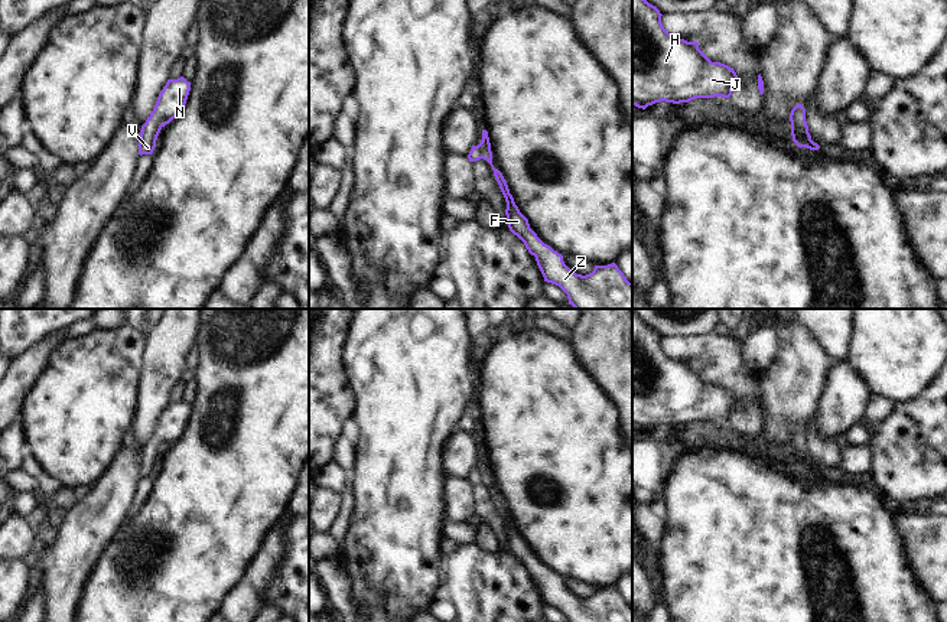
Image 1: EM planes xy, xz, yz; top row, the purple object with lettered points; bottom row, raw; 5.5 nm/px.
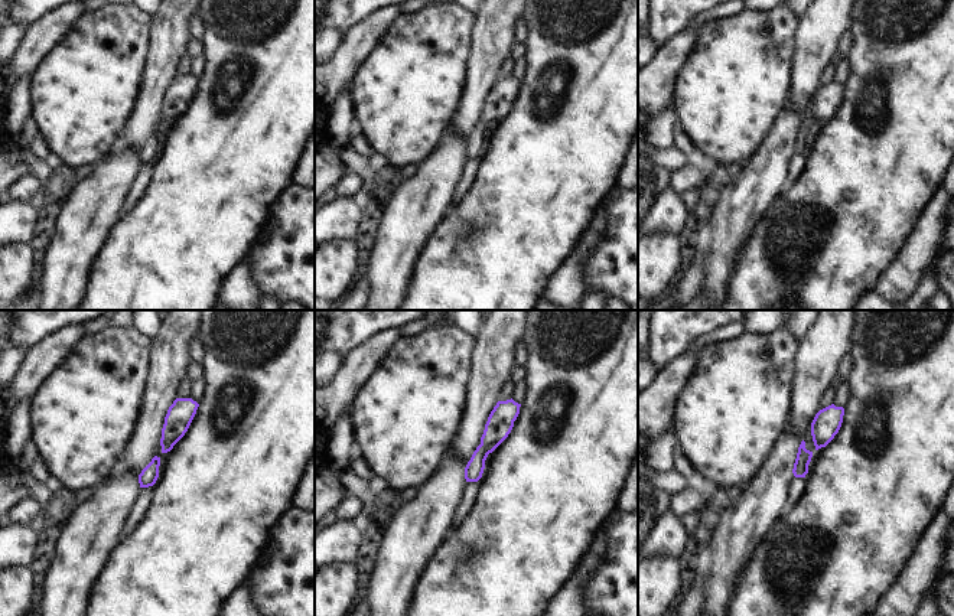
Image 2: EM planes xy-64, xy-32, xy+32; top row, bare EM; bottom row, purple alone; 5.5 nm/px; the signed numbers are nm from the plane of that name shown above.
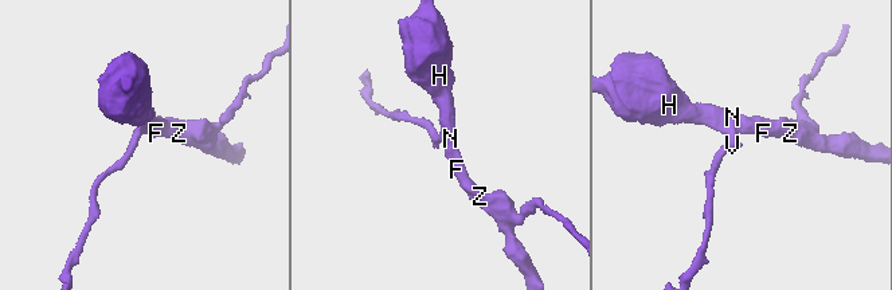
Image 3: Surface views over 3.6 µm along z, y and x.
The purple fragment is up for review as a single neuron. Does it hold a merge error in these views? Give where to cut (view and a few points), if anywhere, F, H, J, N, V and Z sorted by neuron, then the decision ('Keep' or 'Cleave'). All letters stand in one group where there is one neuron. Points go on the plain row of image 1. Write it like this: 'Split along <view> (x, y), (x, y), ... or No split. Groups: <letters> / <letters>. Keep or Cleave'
No split. Groups: F H J N V Z. Keep

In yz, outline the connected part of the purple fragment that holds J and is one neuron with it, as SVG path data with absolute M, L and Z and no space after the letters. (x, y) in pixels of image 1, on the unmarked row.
M632 310L632 429L645 433L655 426L689 426L694 421L729 421L738 407L733 391L712 385L697 365L671 359L661 346L660 333Z

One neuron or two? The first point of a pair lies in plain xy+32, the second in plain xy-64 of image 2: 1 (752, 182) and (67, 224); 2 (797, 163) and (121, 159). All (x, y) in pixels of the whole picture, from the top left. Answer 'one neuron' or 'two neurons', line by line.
1: one neuron
2: two neurons

